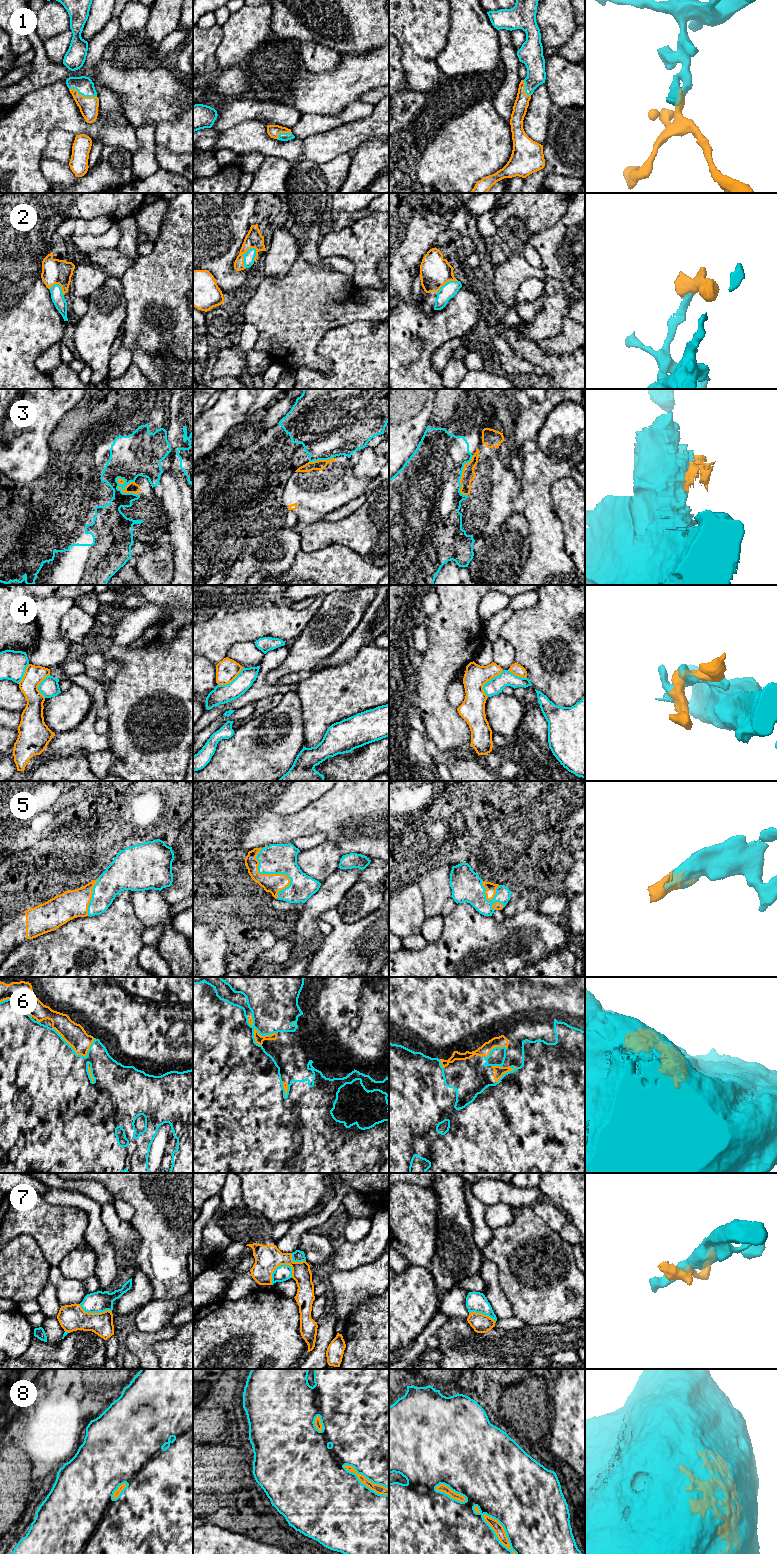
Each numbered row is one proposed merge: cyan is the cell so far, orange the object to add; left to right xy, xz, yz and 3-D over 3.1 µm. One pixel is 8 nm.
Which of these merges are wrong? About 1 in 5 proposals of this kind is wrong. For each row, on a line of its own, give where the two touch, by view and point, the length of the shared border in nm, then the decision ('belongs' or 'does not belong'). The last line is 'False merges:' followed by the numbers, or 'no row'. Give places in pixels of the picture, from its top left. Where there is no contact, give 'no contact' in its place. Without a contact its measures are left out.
1: meets cyan in xy at (83, 95); contact 240 nm long; belongs
2: meets cyan in xz at (243, 256); contact 190 nm long; belongs
3: meets cyan in xy at (124, 493); contact 220 nm long; does not belong
4: meets cyan in yz at (488, 681); contact 260 nm long; does not belong
5: meets cyan in xz at (271, 873); contact 440 nm long; belongs
6: meets cyan in xy at (71, 1046); contact 360 nm long; belongs
7: meets cyan in xz at (275, 1269); contact 220 nm long; does not belong
8: meets cyan in xz at (365, 1485); contact 440 nm long; belongs
False merges: 3, 4, 7

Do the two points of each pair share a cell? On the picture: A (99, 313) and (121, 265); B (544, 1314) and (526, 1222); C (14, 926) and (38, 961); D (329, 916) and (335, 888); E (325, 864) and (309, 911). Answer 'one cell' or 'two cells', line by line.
A: two cells
B: one cell
C: two cells
D: two cells
E: two cells

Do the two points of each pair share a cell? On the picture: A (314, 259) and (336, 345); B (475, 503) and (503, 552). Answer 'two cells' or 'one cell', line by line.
A: two cells
B: two cells

